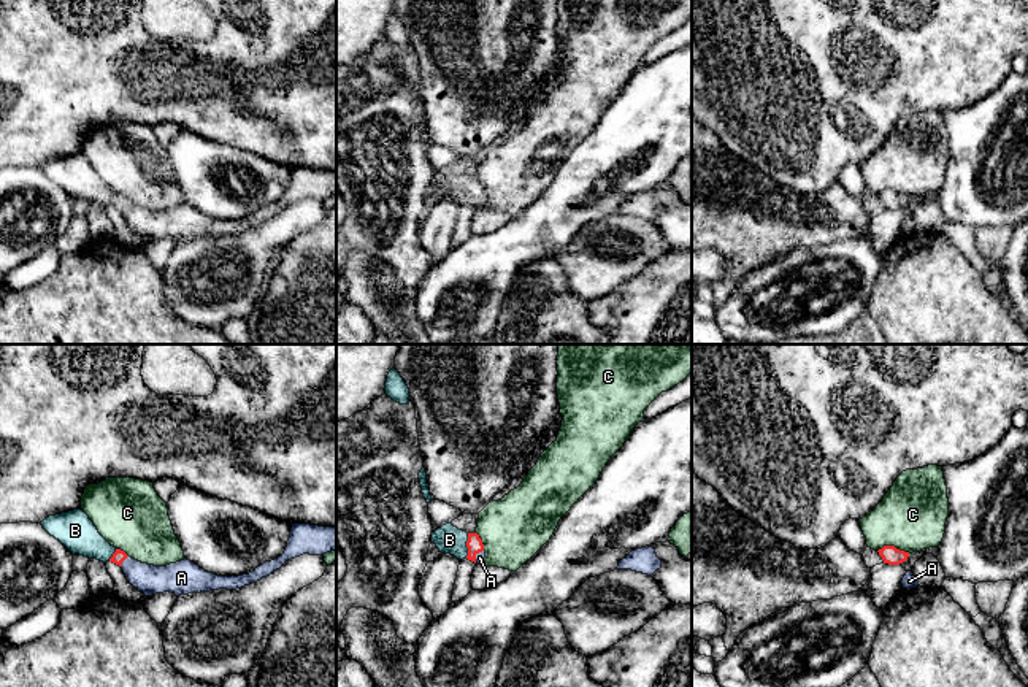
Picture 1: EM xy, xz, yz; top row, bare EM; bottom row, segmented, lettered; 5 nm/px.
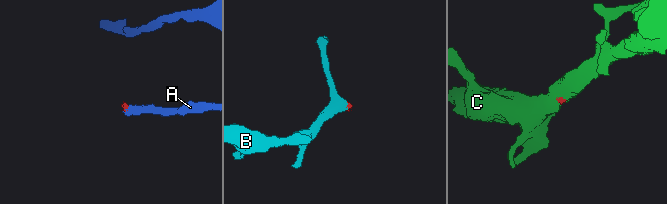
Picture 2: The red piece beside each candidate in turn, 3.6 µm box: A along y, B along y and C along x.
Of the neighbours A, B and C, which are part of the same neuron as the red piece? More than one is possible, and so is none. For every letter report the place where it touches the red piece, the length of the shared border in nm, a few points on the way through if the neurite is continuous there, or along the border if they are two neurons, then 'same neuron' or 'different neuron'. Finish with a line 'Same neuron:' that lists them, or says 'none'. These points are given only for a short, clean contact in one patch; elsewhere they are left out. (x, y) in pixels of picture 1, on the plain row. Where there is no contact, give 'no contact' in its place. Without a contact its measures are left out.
A: meets red in xy at (124, 203); contact 70 nm long; runs through xy (119, 200), (124, 203), (141, 221), (149, 224); same neuron
B: meets red in xz at (467, 191); contact 130 nm long; runs through xz (475, 189), (467, 191), (449, 184); same neuron
C: meets red in yz at (893, 191); contact 170 nm long; border along yz (878, 194), (895, 191), (909, 197); different neuron
Same neuron: A, B

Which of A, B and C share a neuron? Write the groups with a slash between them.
A B / C

